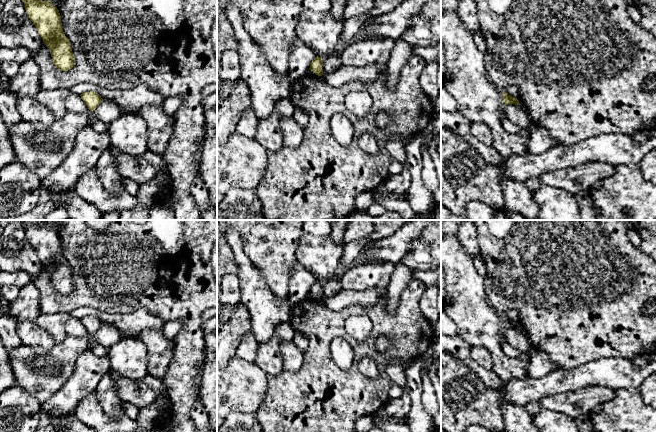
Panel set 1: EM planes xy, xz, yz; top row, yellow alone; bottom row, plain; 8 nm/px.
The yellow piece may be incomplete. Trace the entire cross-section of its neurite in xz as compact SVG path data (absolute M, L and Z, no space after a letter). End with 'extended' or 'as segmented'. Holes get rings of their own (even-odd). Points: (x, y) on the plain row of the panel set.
M317 280L310 289L310 294L313 295L316 299L318 300L322 300L323 299L323 293L322 293L322 289L323 289L323 283L320 282L319 280Z; as segmented

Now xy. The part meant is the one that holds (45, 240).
M20 220L26 237L49 272L53 288L61 295L68 295L75 289L71 267L65 260L59 234L49 224L41 225L39 220Z; as segmented

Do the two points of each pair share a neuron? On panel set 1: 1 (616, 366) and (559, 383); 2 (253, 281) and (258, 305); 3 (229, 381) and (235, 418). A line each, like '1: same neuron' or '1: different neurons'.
1: same neuron
2: same neuron
3: different neurons

